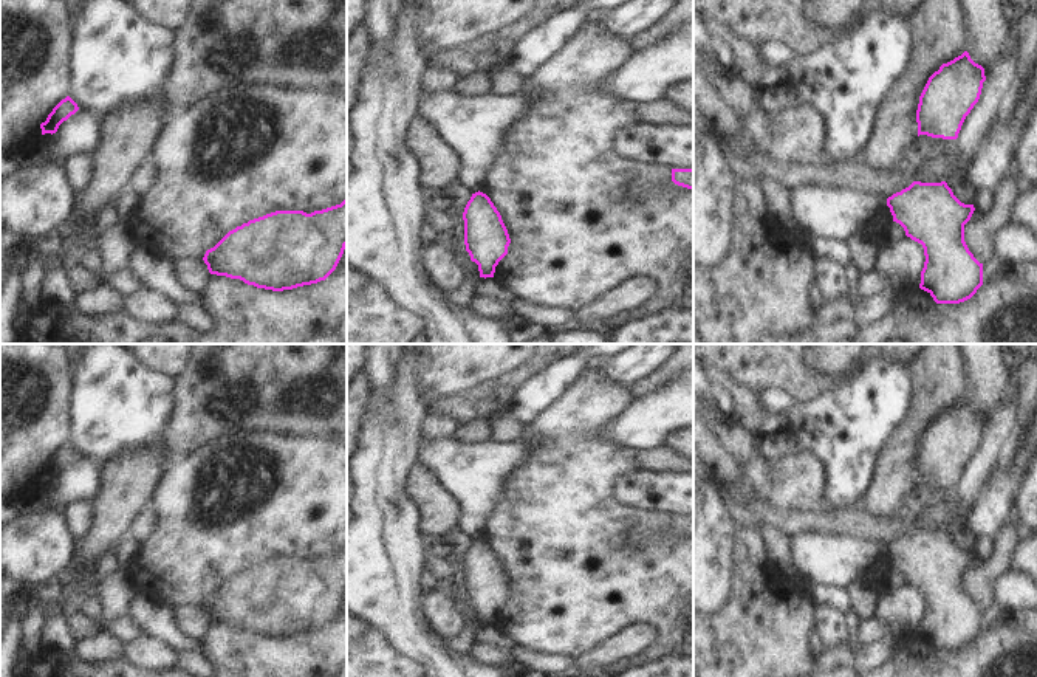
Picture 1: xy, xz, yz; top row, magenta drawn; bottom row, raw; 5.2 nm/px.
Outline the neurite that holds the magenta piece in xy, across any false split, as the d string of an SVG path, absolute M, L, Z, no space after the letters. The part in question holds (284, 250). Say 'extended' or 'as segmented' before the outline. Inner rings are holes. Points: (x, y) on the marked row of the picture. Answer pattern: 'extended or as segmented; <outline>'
as segmented; M347 198L306 214L276 211L229 231L203 260L210 274L283 291L325 280L347 246Z

